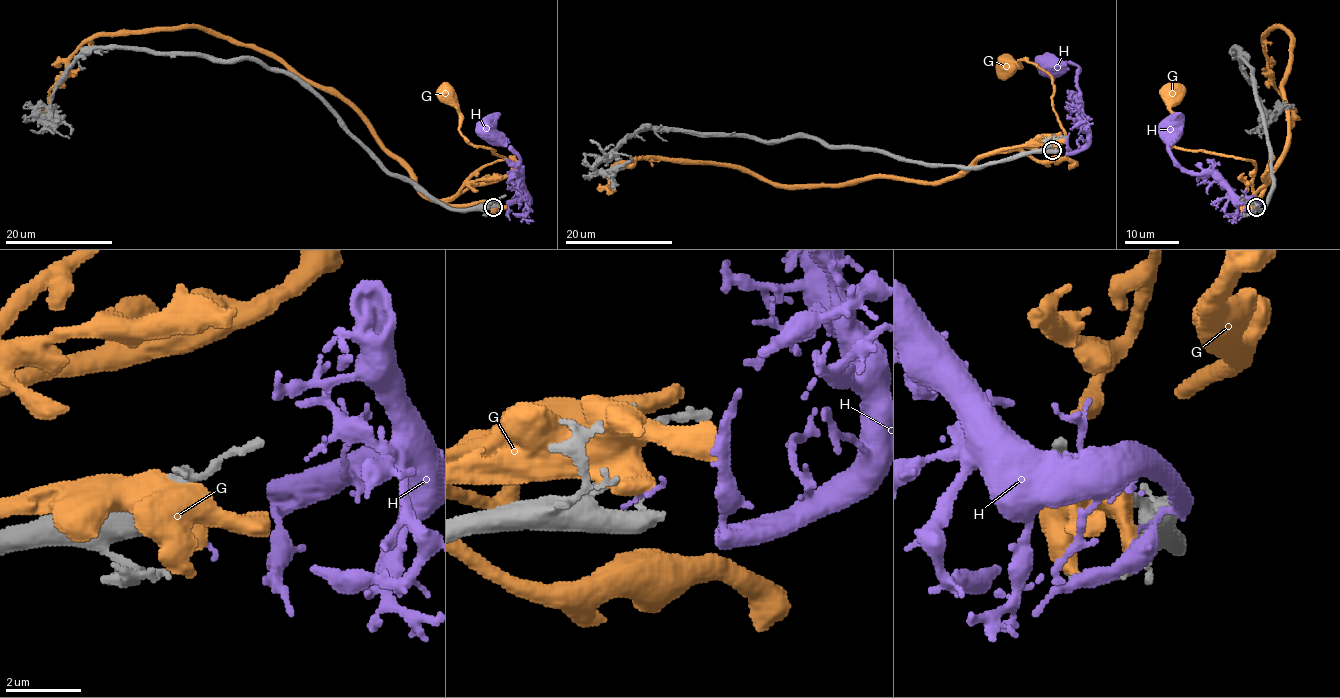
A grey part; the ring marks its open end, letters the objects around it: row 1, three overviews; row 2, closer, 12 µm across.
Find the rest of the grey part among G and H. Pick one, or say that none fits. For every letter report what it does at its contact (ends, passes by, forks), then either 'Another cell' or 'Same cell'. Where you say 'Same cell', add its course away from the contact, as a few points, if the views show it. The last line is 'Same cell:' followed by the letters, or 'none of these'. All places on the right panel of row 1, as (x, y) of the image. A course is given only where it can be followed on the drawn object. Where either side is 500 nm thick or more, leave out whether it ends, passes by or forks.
G: Another cell
H: Same cell. Its course: (1255, 207), (1249, 215), (1257, 203), (1253, 199), (1240, 199), (1210, 175), (1189, 173), (1167, 148), (1173, 130)
Same cell: H

